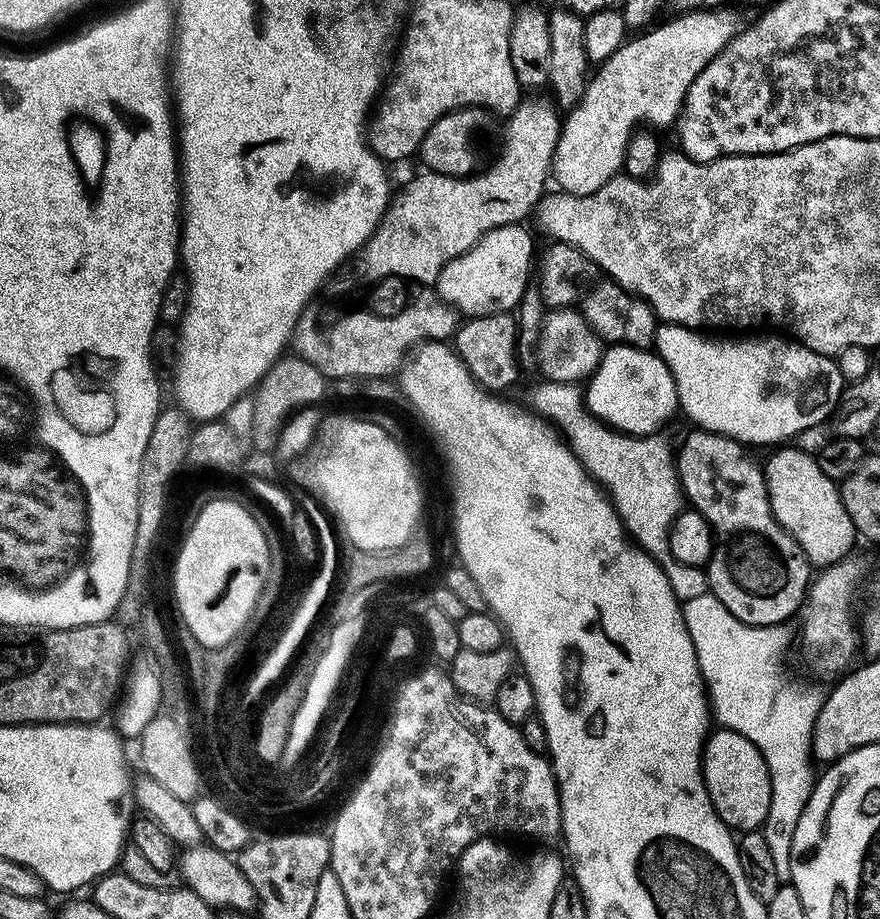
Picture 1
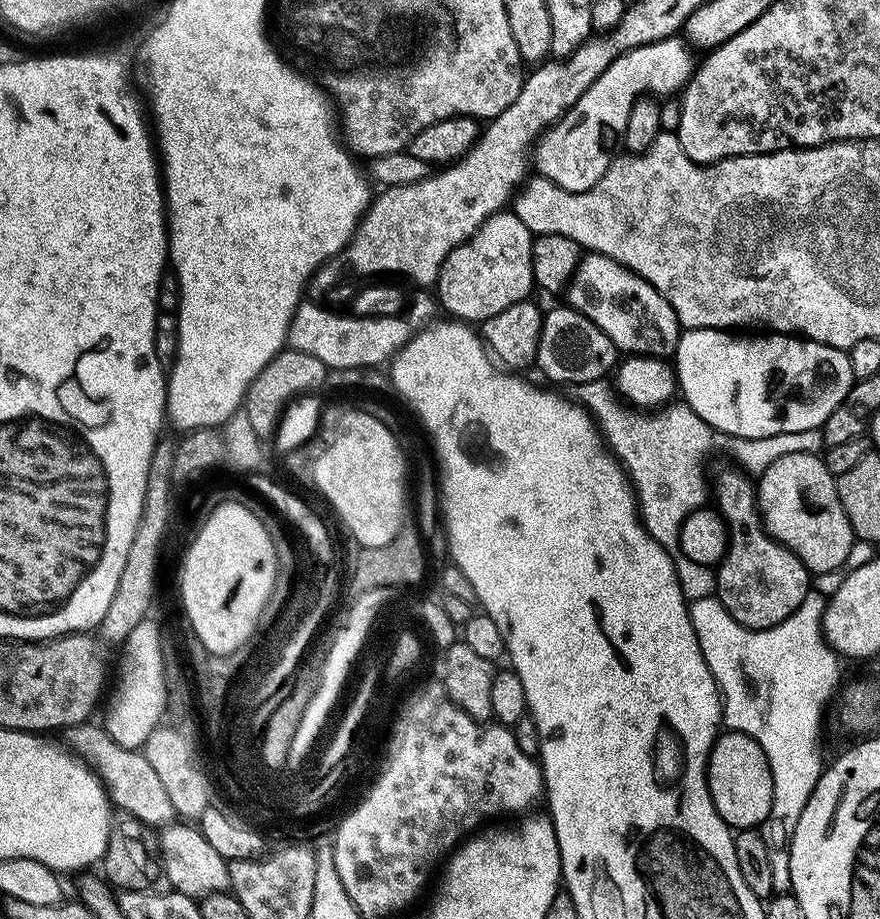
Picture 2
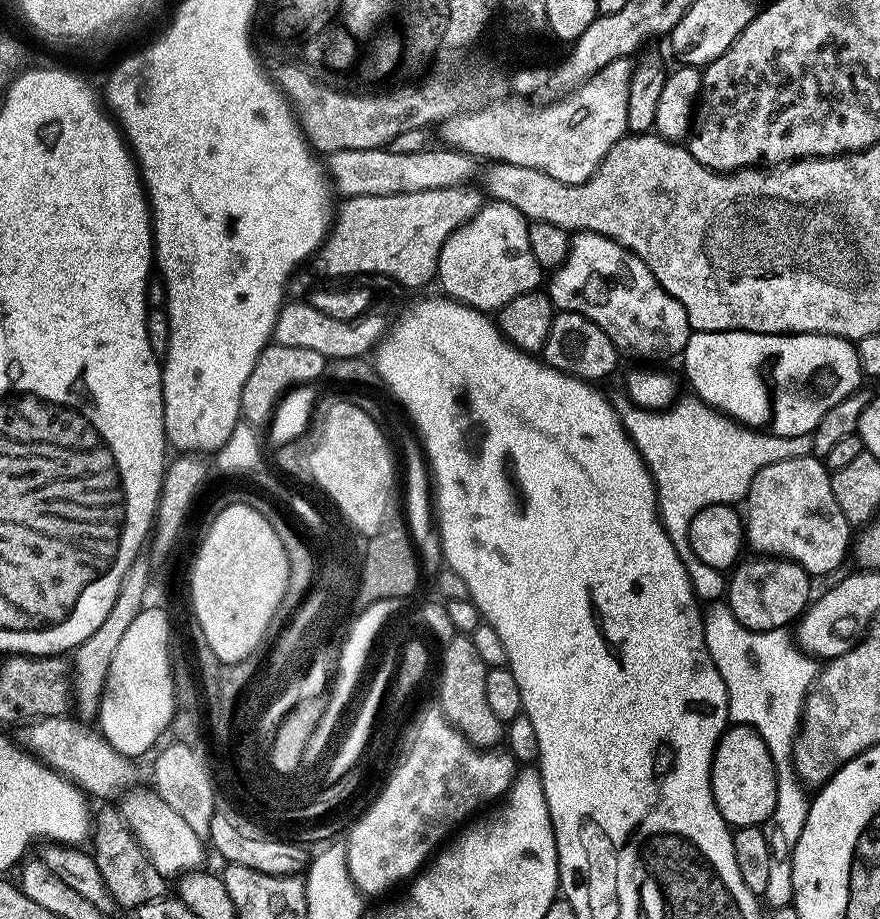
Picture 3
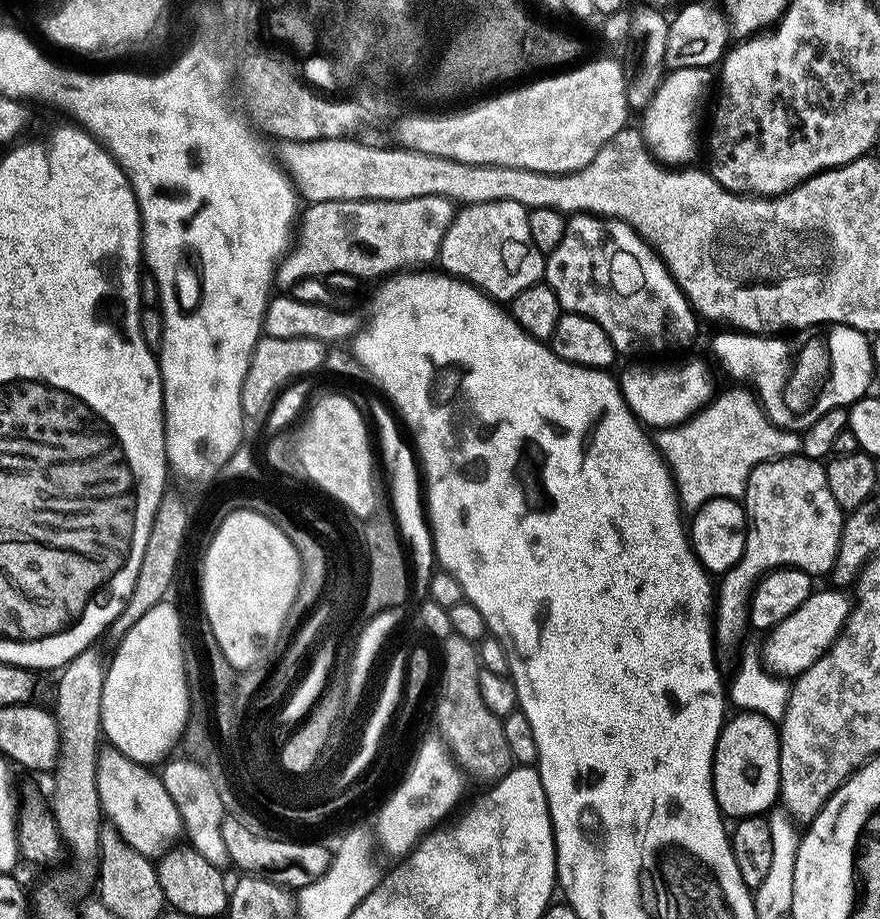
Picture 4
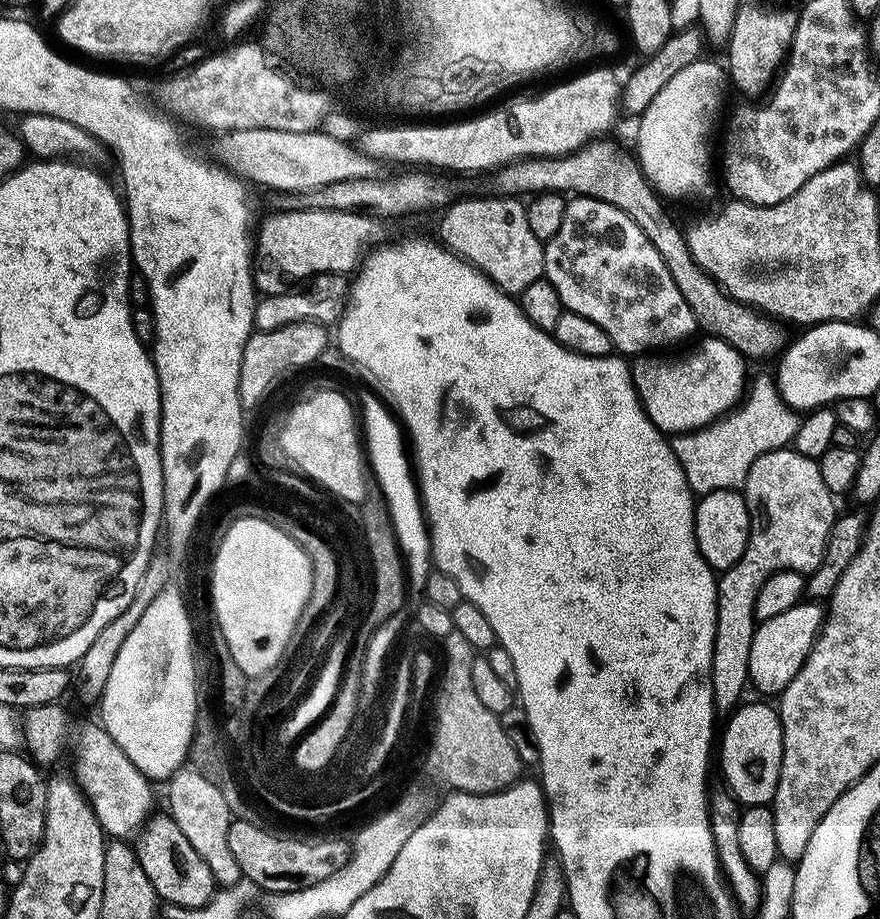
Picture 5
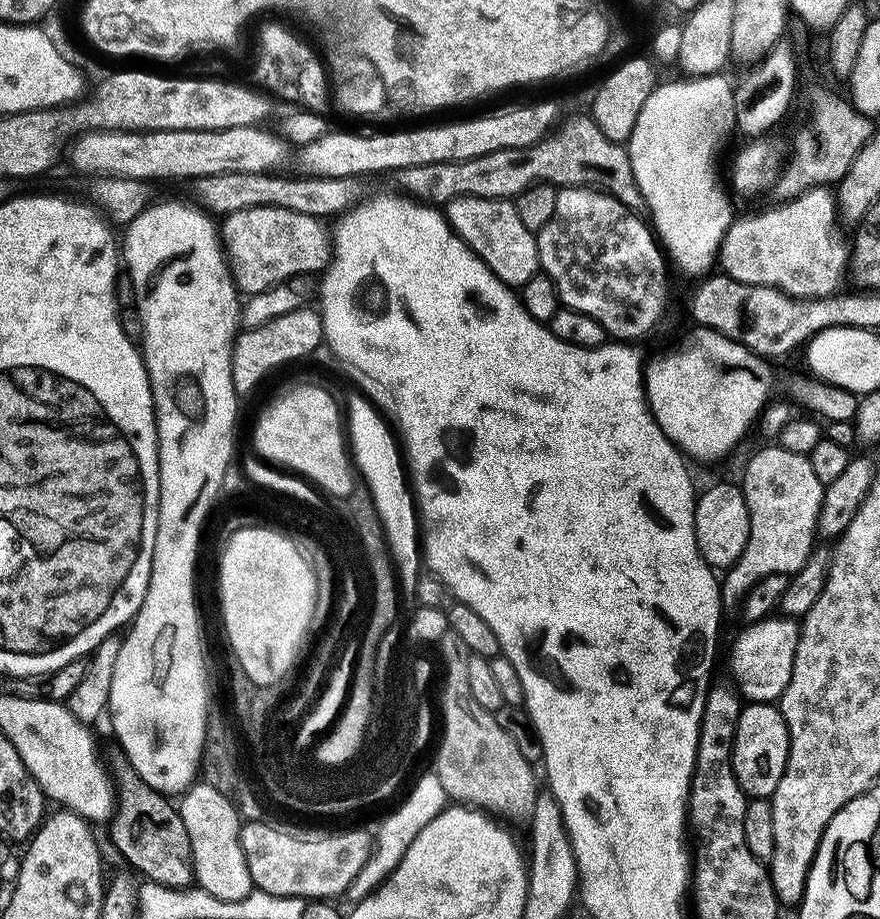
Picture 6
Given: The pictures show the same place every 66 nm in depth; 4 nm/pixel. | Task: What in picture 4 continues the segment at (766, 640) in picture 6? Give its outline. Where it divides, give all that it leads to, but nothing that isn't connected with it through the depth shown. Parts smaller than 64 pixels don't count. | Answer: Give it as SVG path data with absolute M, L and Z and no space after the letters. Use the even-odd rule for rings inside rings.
M817 591L808 599L806 606L802 606L802 610L790 614L786 622L772 629L767 637L768 645L762 651L762 659L769 672L781 678L799 678L806 670L810 670L810 666L814 666L814 662L821 660L844 635L848 619L852 617L853 601L847 591L827 591Z

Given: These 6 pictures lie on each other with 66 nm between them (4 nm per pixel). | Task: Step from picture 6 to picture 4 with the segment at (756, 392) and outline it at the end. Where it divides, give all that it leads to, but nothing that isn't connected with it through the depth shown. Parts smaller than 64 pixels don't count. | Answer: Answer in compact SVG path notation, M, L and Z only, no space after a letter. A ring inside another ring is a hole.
M640 362L629 364L632 365L624 373L619 373L620 389L628 409L649 429L663 430L685 424L714 399L712 372L704 364L688 364L680 369L643 368Z

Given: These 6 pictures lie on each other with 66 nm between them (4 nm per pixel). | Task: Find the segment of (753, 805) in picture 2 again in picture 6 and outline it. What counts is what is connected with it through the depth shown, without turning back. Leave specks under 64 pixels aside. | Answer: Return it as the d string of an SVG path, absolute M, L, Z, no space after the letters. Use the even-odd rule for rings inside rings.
M749 703L738 722L738 734L732 751L734 774L744 793L752 800L775 796L790 758L790 730L776 704Z

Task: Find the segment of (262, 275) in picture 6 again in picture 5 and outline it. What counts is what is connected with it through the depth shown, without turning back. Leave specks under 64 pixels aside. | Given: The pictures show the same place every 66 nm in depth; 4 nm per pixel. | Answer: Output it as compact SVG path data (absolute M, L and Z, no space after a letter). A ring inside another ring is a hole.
M305 208L303 210L280 210L277 211L277 216L272 216L264 225L261 226L260 232L258 228L258 252L264 255L264 260L268 264L273 264L278 271L284 276L289 276L292 280L304 280L307 276L324 276L327 272L349 272L355 273L357 269L363 265L366 257L369 255L370 247L368 243L371 242L375 236L380 236L384 232L384 228L379 224L381 221L375 215L365 214L362 212L335 212L334 210L310 210Z

